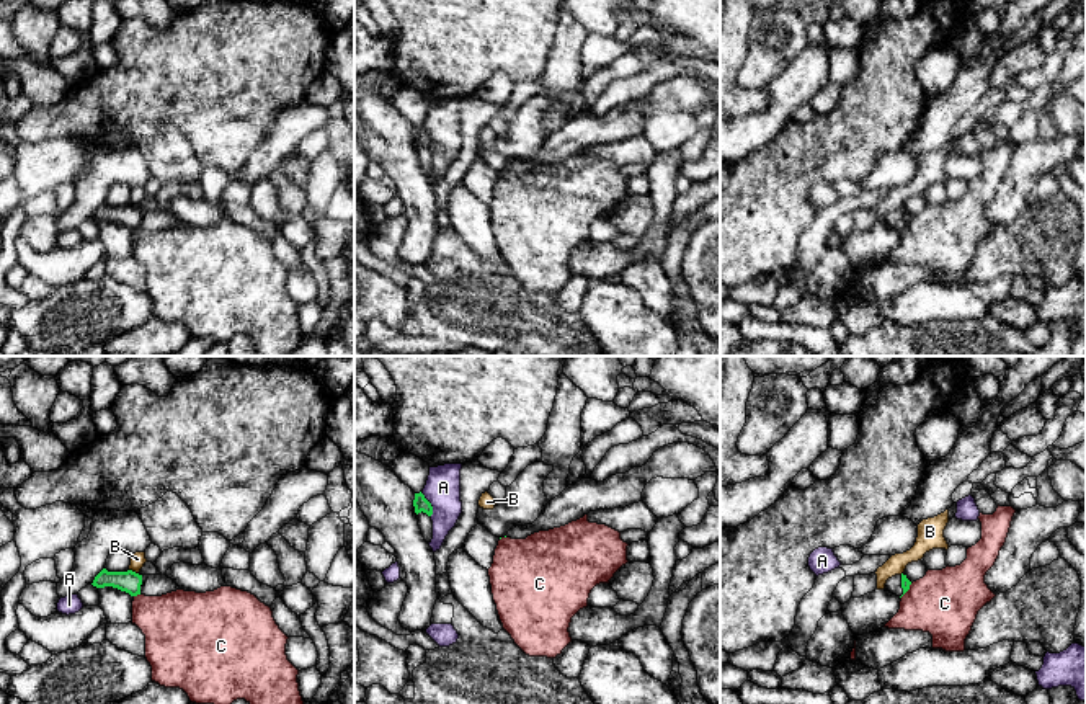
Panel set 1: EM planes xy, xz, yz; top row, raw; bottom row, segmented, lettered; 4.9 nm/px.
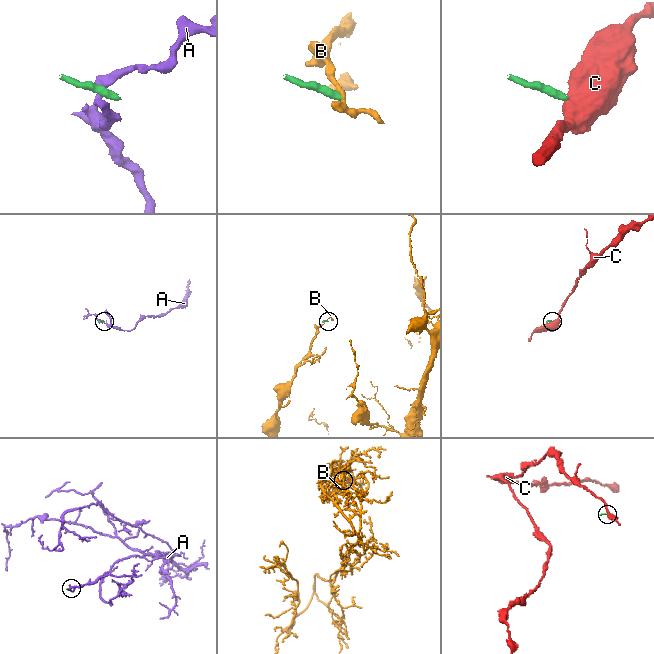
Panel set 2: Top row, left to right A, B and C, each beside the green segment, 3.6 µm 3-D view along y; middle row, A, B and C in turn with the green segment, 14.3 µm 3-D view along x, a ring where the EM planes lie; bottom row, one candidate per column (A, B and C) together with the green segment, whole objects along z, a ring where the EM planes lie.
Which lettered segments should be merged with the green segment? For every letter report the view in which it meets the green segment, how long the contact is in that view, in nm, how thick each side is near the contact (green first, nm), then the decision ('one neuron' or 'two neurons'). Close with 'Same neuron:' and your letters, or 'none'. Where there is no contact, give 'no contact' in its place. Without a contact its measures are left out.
A: meets green in xz; contact 130 nm long; 70 nm thick on the green side, 180 nm on the other; two neurons
B: meets green in xy; contact 50 nm long; 110 nm thick on the green side, 70 nm on the other; two neurons
C: meets green in xy; contact 40 nm long; 110 nm thick on the green side, 320 nm on the other; two neurons
Same neuron: none

